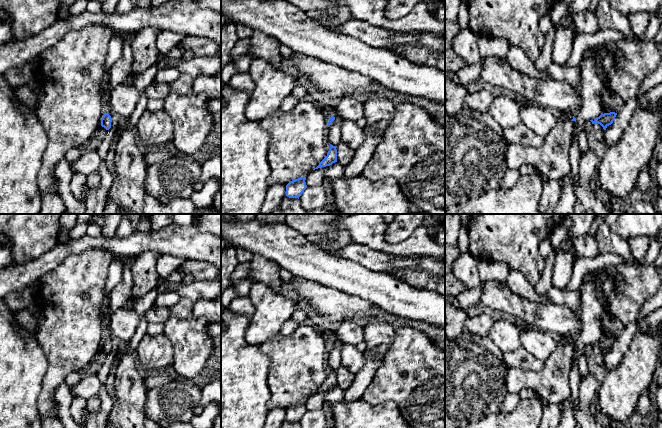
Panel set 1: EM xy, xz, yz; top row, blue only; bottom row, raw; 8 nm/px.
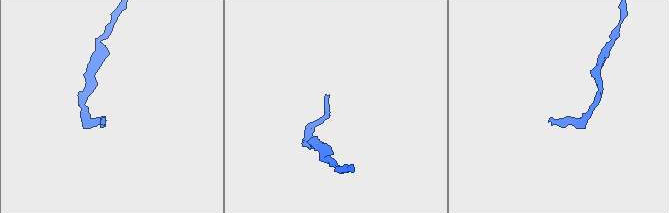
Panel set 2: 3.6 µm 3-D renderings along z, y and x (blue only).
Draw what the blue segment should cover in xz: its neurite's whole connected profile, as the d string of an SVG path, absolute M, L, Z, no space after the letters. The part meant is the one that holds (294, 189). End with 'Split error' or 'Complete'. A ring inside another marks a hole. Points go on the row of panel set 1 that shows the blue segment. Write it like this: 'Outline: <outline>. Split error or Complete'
Outline: M301 177L301 178L290 181L286 185L286 196L289 198L299 199L301 194L307 188L305 180L306 180L306 177Z. Complete

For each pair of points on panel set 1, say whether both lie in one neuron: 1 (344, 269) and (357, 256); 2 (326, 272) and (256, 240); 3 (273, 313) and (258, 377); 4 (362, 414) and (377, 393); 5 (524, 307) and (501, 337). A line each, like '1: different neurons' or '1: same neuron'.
1: different neurons
2: same neuron
3: different neurons
4: different neurons
5: different neurons

